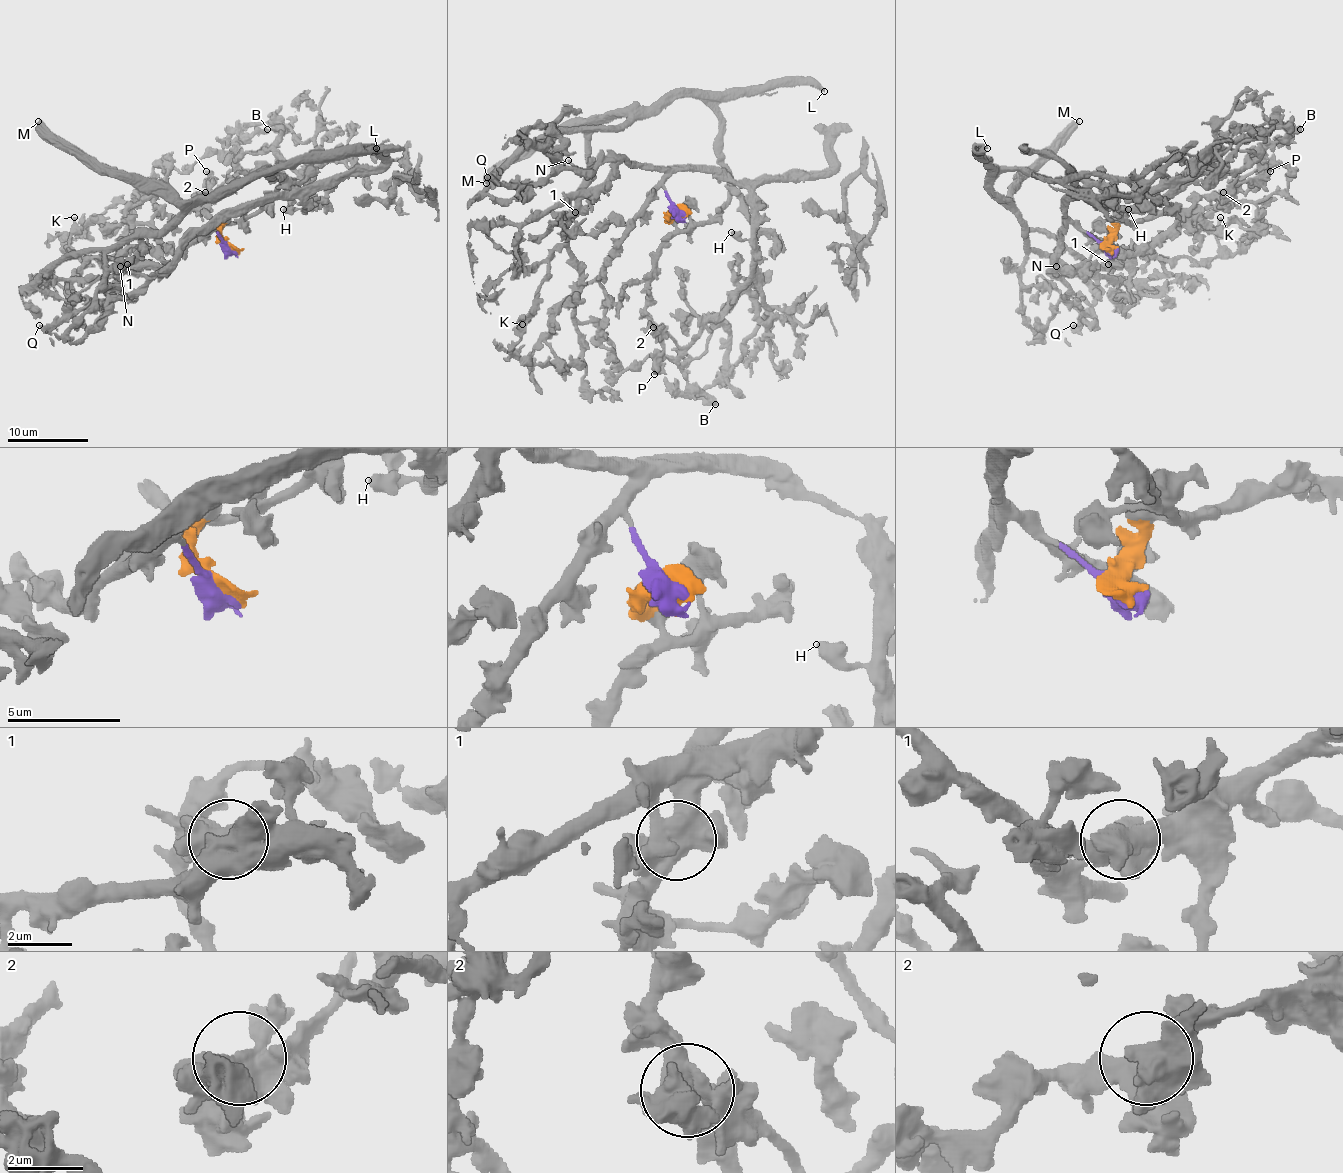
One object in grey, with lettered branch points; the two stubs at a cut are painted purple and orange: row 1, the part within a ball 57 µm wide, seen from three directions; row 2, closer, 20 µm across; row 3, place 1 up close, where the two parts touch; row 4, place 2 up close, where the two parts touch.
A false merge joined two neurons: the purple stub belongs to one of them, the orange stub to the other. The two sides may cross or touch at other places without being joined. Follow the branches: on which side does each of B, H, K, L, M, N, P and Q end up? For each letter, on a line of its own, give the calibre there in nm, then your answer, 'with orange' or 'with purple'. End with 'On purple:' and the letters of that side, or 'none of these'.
B: 500 nm | with purple
H: 550 nm | with purple
K: 280 nm | with orange
L: 360 nm | with orange
M: 400 nm | with orange
N: 190 nm | with purple
P: 480 nm | with orange
Q: 440 nm | with purple
On purple: B, H, N, Q

